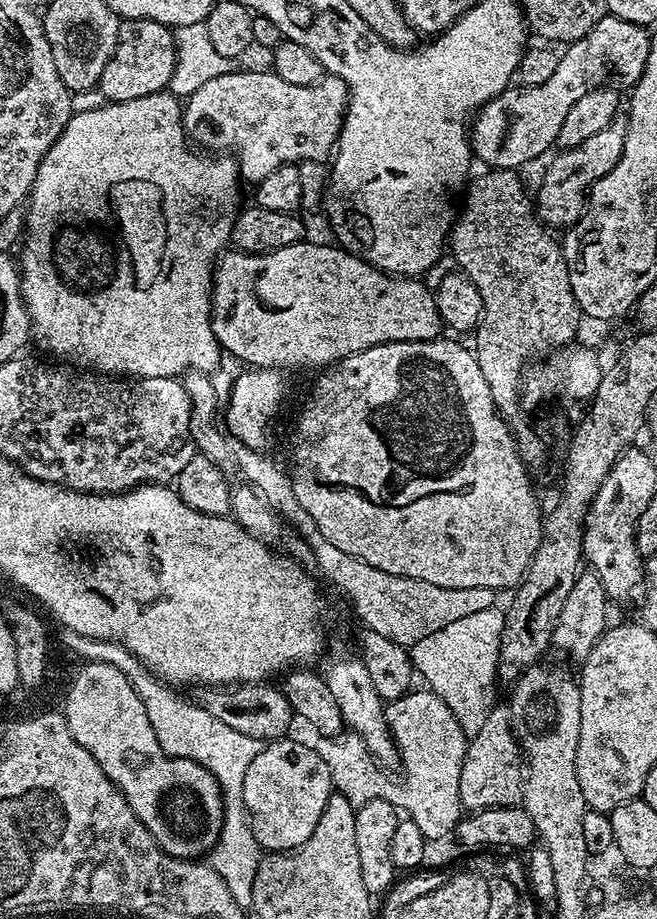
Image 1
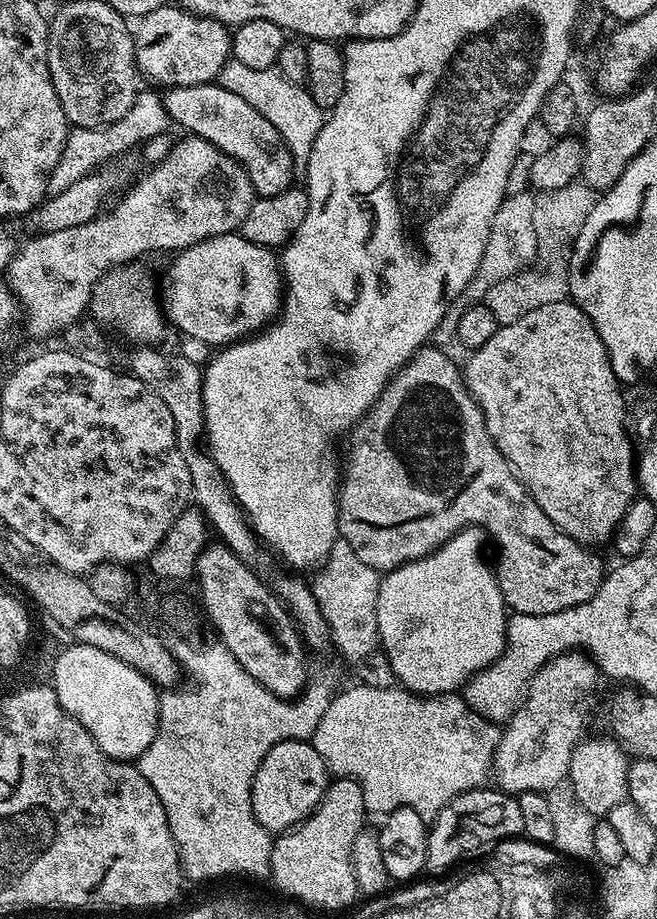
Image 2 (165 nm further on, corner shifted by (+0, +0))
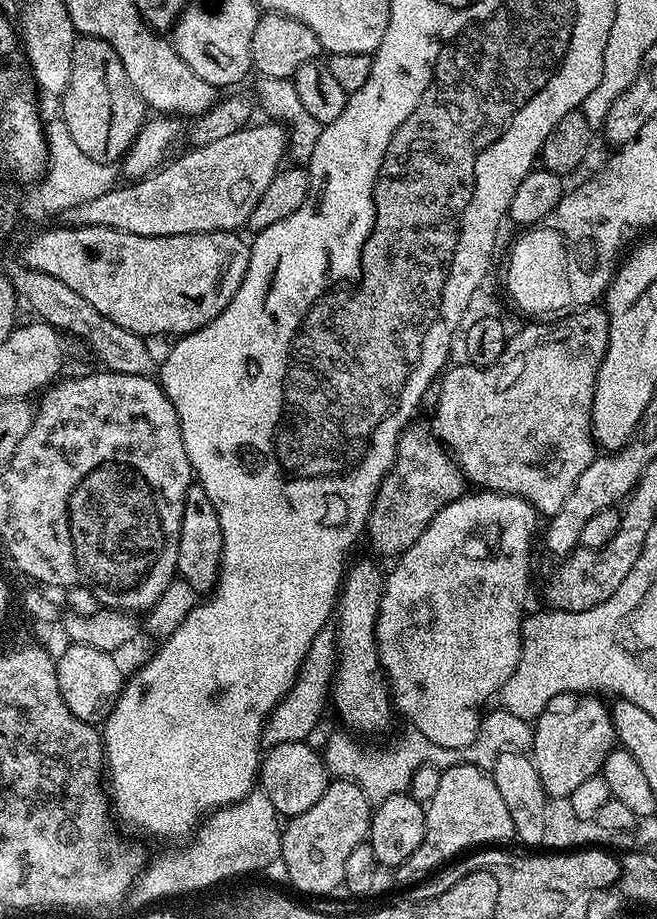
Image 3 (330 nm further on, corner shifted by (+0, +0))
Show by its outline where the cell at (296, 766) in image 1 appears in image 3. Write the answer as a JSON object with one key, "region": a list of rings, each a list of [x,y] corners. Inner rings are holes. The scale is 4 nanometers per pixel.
{"region":[[[303,740],[274,744],[267,749],[260,762],[259,787],[270,798],[281,817],[291,818],[310,810],[318,798],[328,788],[330,773],[324,767],[324,758],[319,751],[311,748],[311,743]]]}

